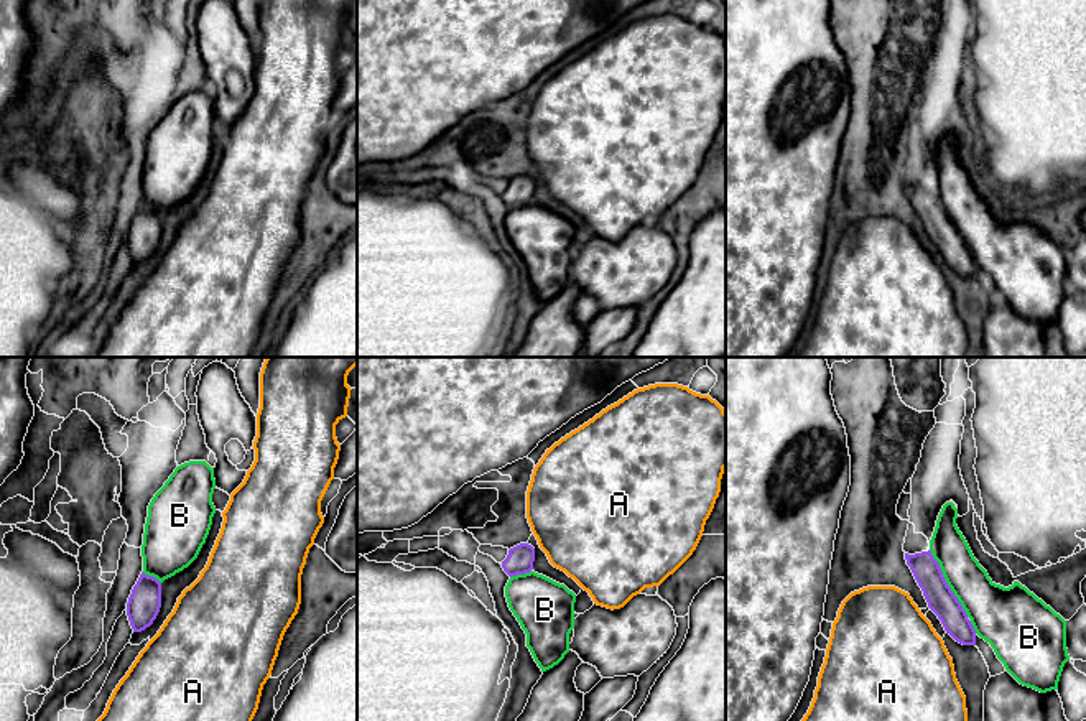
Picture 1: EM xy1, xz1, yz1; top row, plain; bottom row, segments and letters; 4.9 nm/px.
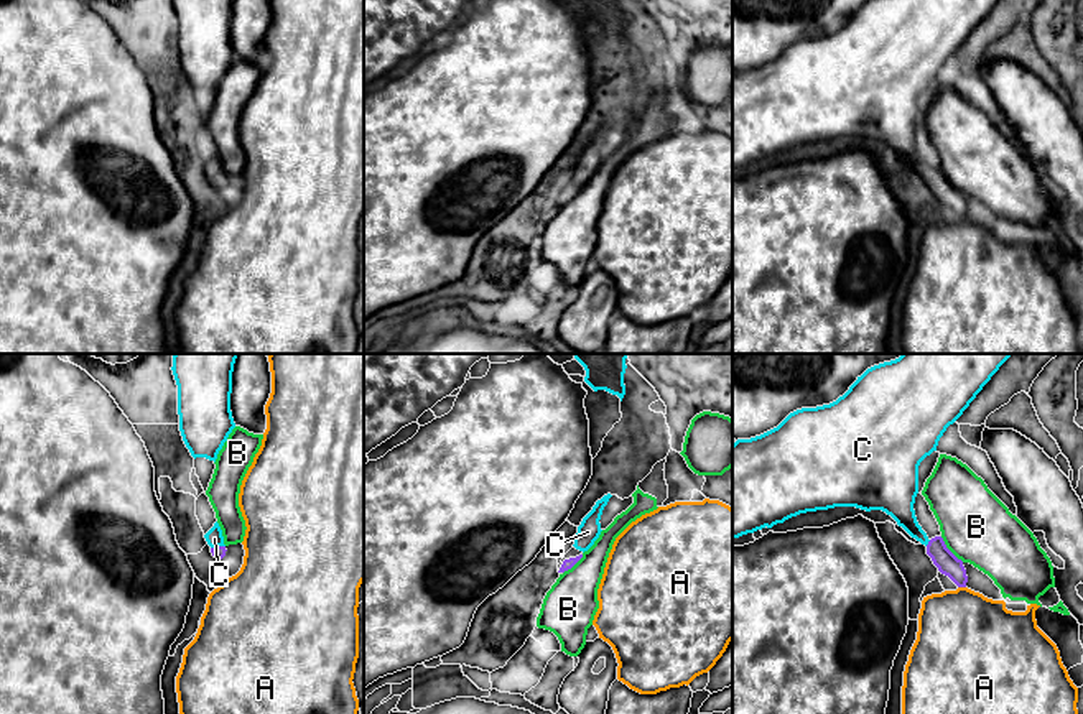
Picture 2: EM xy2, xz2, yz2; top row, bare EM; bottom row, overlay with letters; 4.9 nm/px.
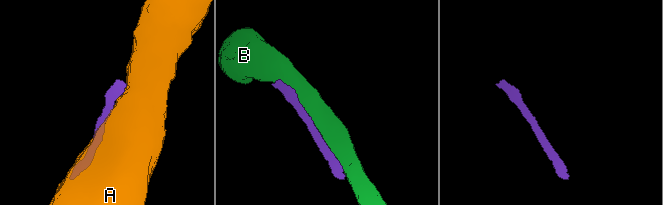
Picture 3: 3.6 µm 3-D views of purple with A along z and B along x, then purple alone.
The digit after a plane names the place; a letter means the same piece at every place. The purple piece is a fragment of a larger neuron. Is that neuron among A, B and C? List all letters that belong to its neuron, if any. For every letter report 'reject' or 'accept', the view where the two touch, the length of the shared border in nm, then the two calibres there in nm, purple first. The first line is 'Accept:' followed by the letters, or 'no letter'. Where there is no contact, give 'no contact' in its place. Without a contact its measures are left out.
Accept: C
A: reject | yz2 | 40 nm | 110/460 nm
B: reject | yz1 | 380 nm | 140/240 nm
C: accept | yz2 | 40 nm | 110/140 nm

